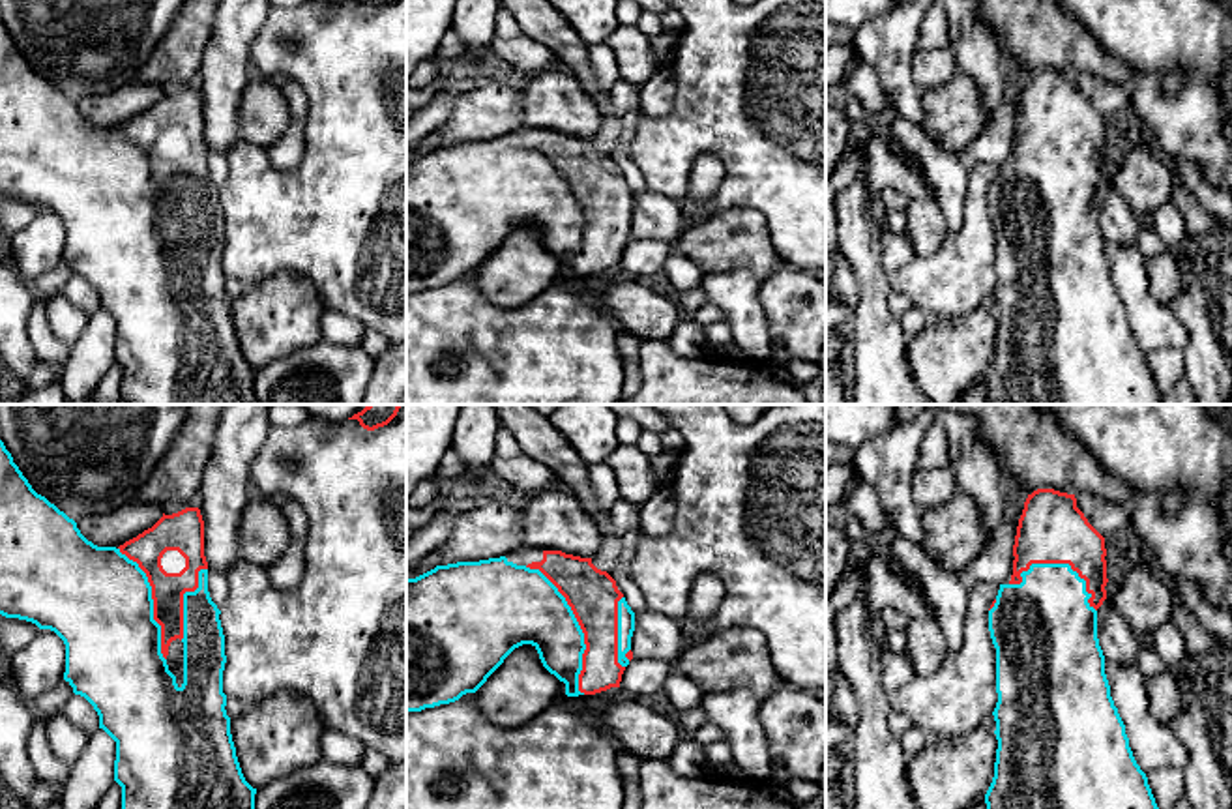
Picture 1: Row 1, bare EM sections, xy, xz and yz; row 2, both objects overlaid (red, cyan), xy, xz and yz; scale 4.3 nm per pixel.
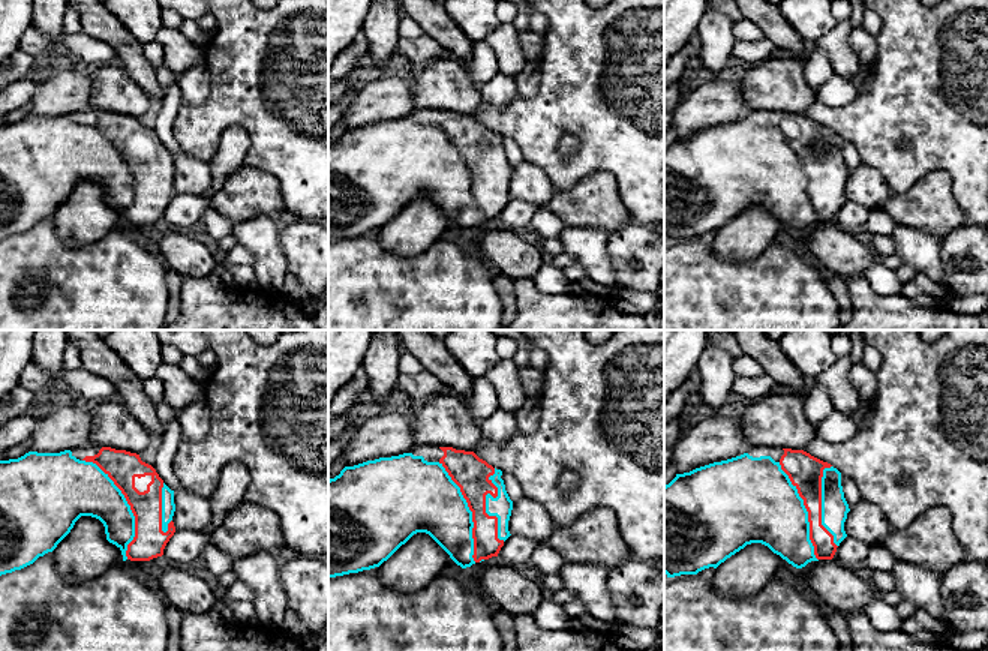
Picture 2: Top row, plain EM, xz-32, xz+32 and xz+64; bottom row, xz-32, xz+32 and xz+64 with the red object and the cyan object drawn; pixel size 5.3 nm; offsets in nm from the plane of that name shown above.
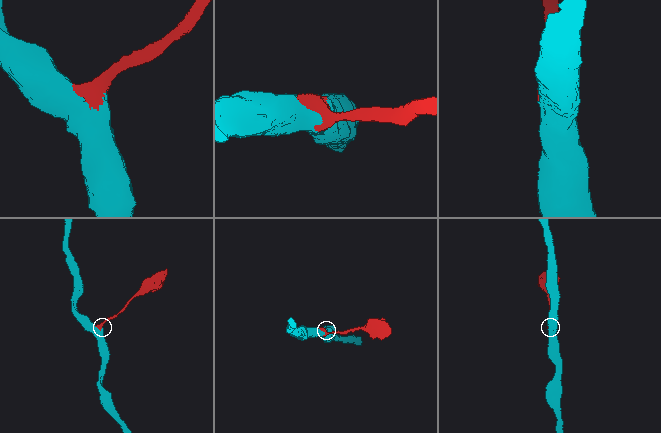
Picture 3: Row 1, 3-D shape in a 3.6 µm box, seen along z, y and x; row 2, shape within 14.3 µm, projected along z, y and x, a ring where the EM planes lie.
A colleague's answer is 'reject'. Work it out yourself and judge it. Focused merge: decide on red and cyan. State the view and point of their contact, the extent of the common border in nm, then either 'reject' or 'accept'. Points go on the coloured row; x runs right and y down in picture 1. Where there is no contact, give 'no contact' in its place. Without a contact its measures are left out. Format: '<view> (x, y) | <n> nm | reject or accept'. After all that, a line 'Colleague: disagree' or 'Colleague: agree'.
xz (579, 624) | 600 nm | accept
Colleague: disagree

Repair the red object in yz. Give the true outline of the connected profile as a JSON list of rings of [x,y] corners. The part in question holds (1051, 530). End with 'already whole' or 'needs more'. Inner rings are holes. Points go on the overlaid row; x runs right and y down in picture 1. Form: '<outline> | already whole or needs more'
[[[1037,489],[1028,494],[1019,519],[1013,545],[1013,575],[1007,584],[1000,584],[998,596],[989,609],[989,631],[996,648],[996,693],[998,702],[992,712],[996,721],[996,762],[994,777],[985,794],[987,809],[1159,809],[1146,773],[1137,764],[1125,734],[1125,725],[1110,697],[1110,685],[1105,674],[1105,655],[1097,639],[1097,609],[1107,599],[1107,549],[1105,537],[1088,522],[1077,507],[1075,494],[1054,489]]] | needs more

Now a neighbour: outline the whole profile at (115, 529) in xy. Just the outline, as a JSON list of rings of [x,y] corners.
[[[133,500],[107,515],[86,515],[77,521],[81,534],[97,547],[120,547],[152,528],[163,517],[163,506]]]

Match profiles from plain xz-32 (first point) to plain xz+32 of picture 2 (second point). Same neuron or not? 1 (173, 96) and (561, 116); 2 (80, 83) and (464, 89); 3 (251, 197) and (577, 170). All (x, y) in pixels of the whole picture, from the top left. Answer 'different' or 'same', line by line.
1: different
2: different
3: different

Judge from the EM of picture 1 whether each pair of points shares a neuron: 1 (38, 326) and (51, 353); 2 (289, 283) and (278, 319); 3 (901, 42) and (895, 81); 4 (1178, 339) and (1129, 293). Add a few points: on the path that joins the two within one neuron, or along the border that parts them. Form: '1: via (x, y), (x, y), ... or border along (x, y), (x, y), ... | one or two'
1: via (38, 332), (47, 347) | one
2: via (289, 293), (285, 309) | one
3: via (894, 51), (894, 72) | one
4: via (1167, 330), (1141, 304) | one

